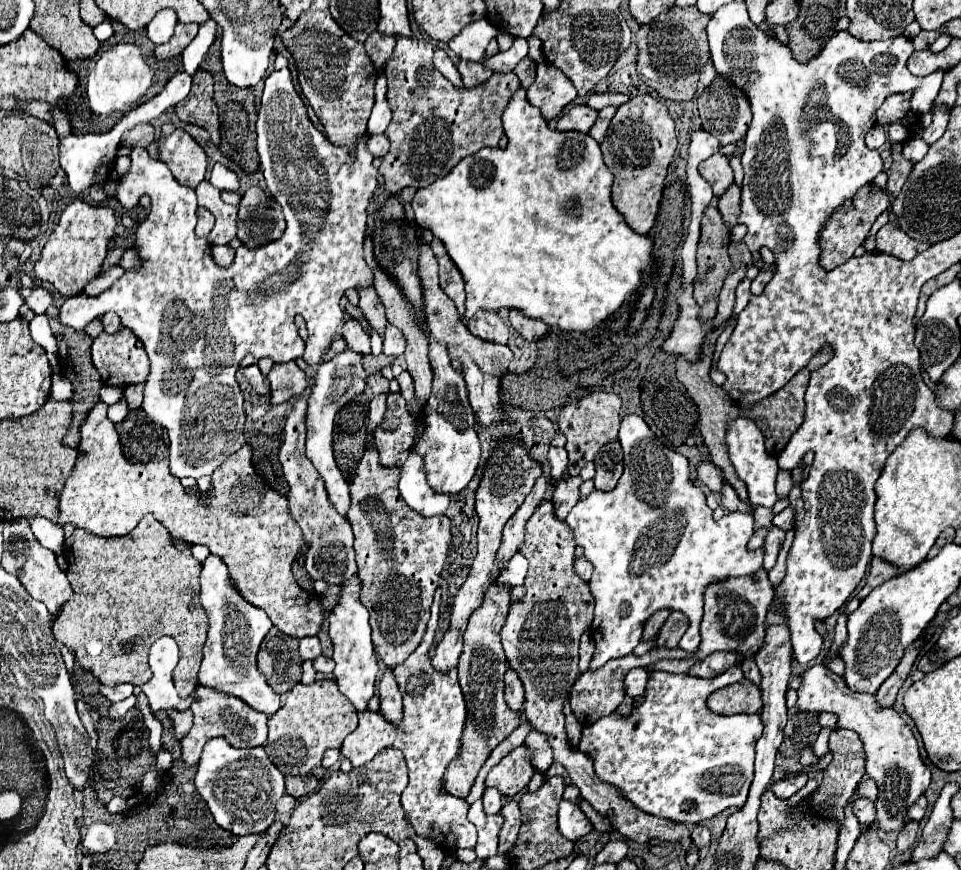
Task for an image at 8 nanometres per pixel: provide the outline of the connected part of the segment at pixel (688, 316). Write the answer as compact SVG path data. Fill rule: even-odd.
M690 262L684 264L682 270L682 292L676 296L678 302L678 318L670 330L670 336L664 340L662 350L672 354L682 354L688 360L696 360L706 334L712 332L712 320L700 322L698 320L698 306L692 298L692 280L696 276L696 268Z

